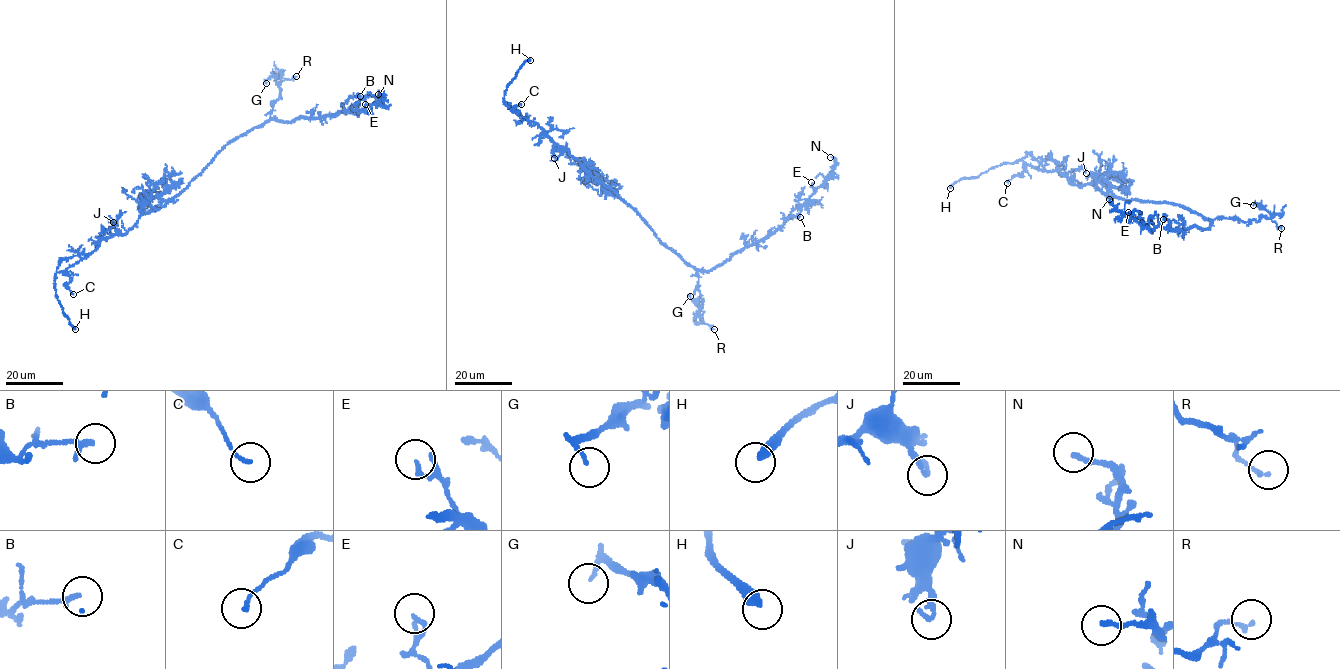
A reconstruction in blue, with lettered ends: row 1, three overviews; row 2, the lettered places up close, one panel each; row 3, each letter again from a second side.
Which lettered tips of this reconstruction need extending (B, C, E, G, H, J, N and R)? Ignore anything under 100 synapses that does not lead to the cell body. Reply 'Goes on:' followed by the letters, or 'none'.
Goes on: H

